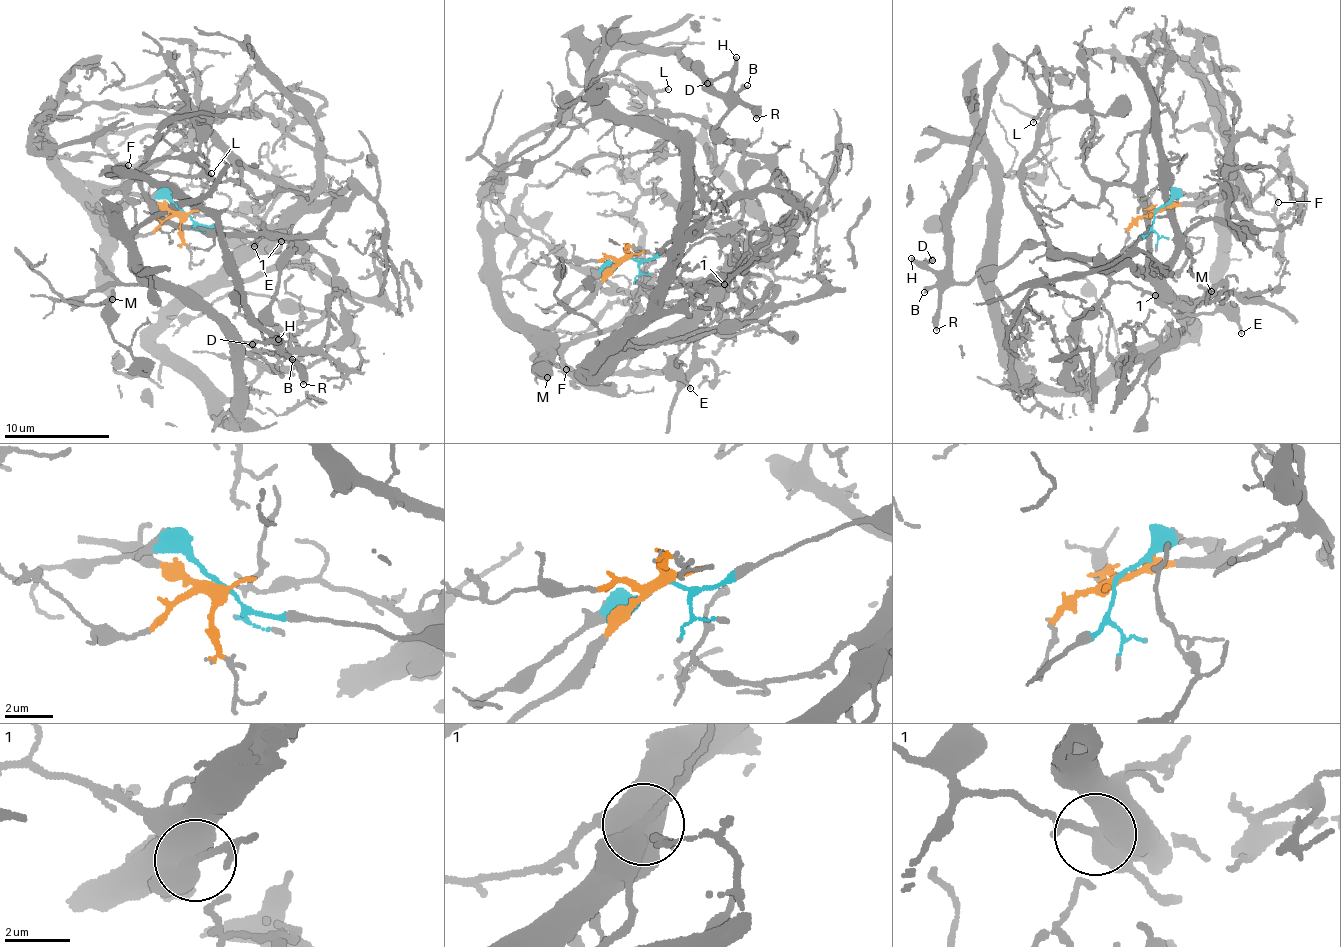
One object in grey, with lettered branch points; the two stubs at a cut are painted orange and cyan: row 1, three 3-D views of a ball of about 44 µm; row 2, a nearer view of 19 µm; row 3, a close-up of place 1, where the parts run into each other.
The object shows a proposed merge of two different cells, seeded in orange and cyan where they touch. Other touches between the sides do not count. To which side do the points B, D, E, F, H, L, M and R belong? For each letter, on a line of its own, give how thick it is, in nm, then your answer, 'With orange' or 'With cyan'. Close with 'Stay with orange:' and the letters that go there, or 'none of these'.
B: Thickness 240 nm. With cyan
D: Thickness 300 nm. With cyan
E: Thickness 180 nm. With cyan
F: Thickness 150 nm. With orange
H: Thickness 300 nm. With cyan
L: Thickness 180 nm. With cyan
M: Thickness 360 nm. With orange
R: Thickness 380 nm. With cyan
Stay with orange: F, M

